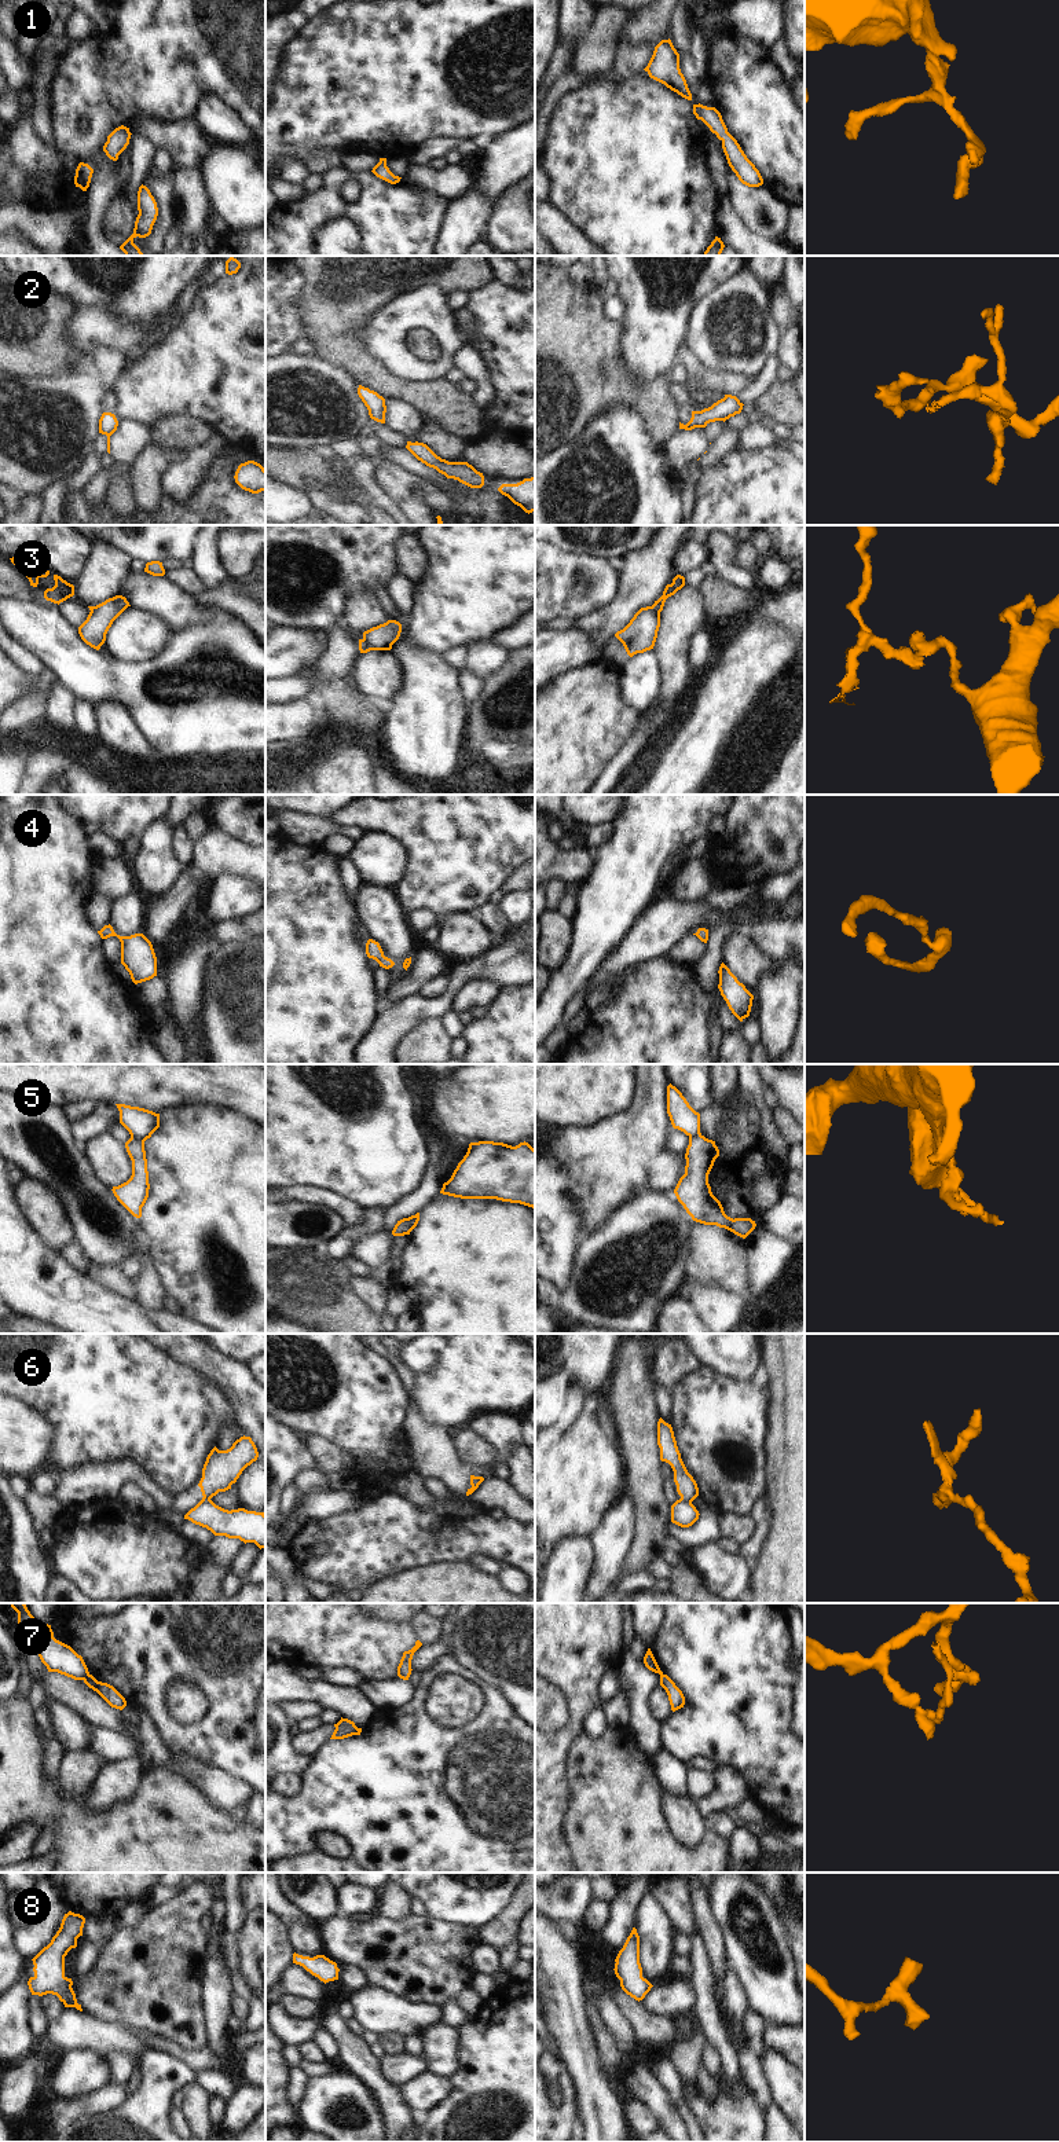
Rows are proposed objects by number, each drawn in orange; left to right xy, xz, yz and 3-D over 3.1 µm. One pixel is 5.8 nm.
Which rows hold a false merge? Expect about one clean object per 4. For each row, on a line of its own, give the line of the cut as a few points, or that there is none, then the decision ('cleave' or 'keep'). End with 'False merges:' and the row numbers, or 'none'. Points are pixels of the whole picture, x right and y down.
1: no cut | keep
2: xy (116, 428), (107, 436) | cleave
3: xz (361, 639), (372, 649) | cleave
4: no cut | keep
5: xy (131, 1134), (143, 1141) | cleave
6: yz (681, 1497), (691, 1503) | cleave
7: xy (88, 1673), (81, 1679) | cleave
8: no cut | keep
False merges: 2, 3, 5, 6, 7

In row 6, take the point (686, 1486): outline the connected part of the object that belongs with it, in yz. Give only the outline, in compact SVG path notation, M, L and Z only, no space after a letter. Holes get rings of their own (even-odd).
M662 1417L657 1422L657 1445L660 1448L660 1460L668 1463L674 1471L678 1494L692 1503L699 1496L697 1483L681 1459L671 1424Z

